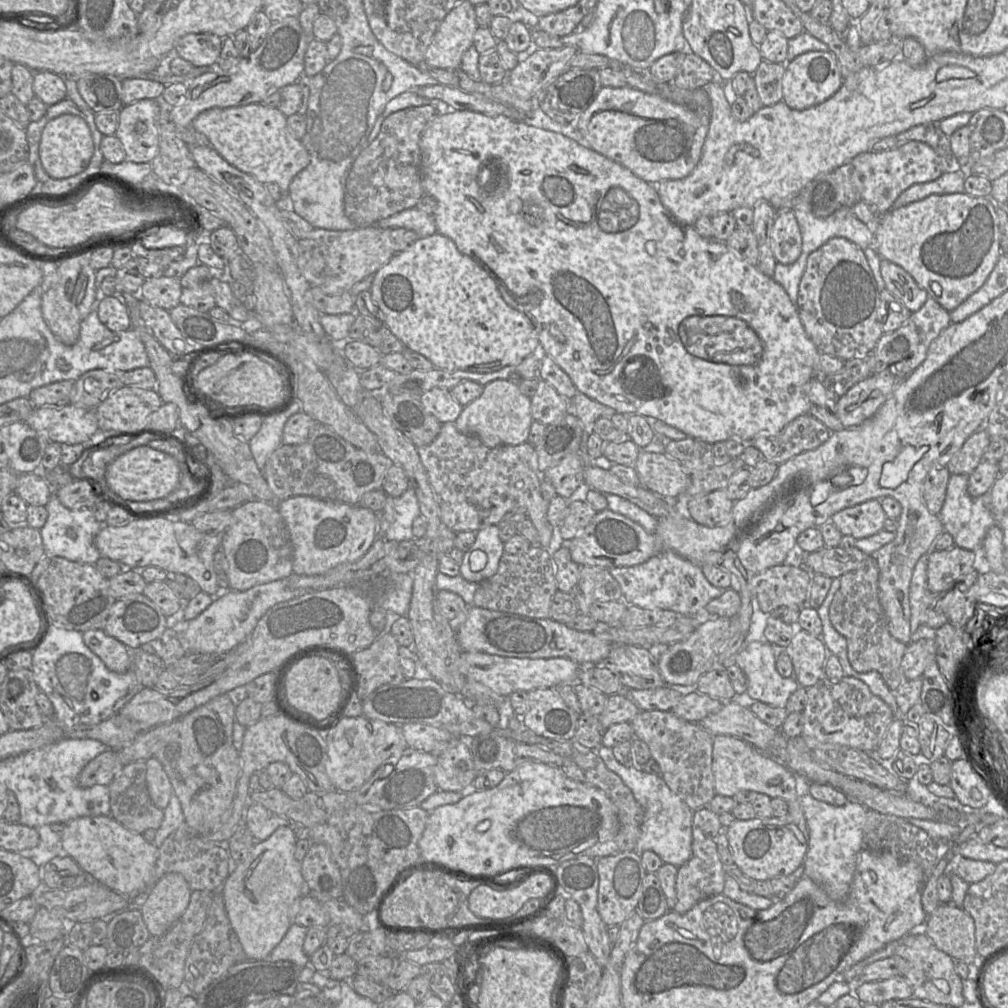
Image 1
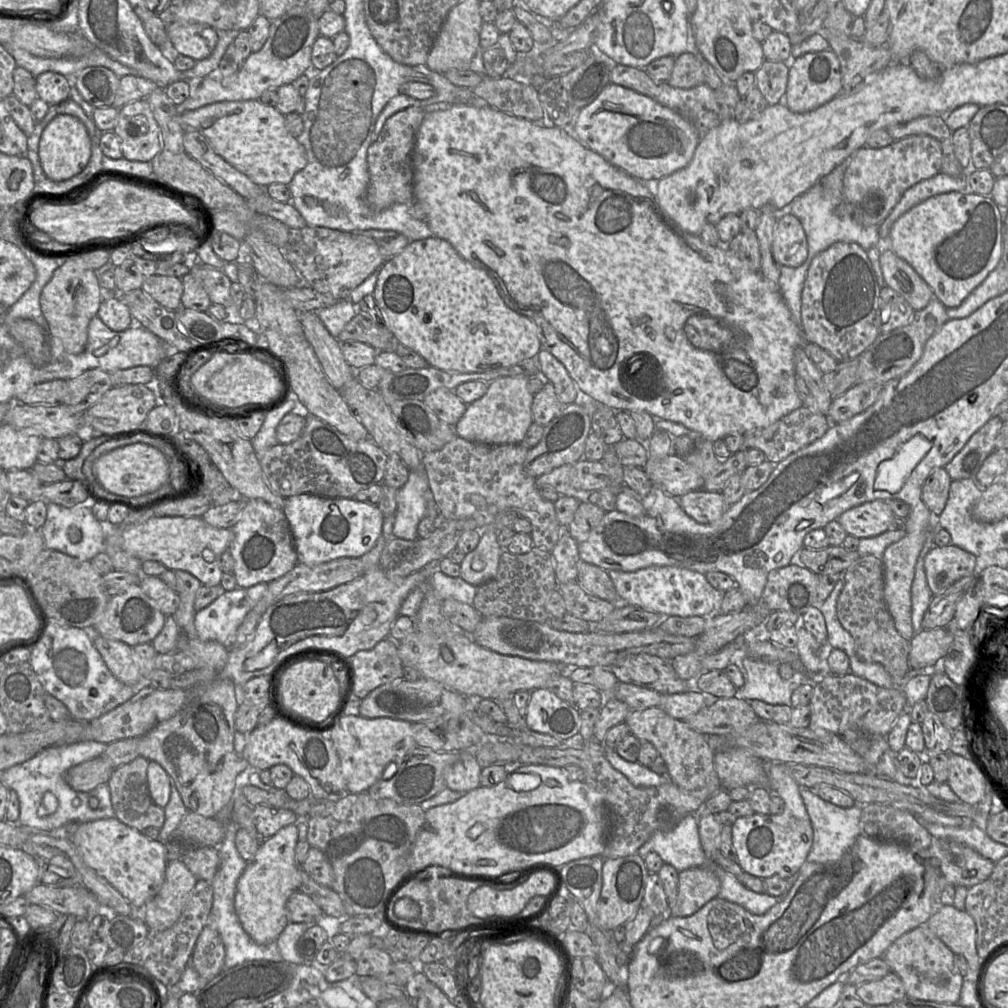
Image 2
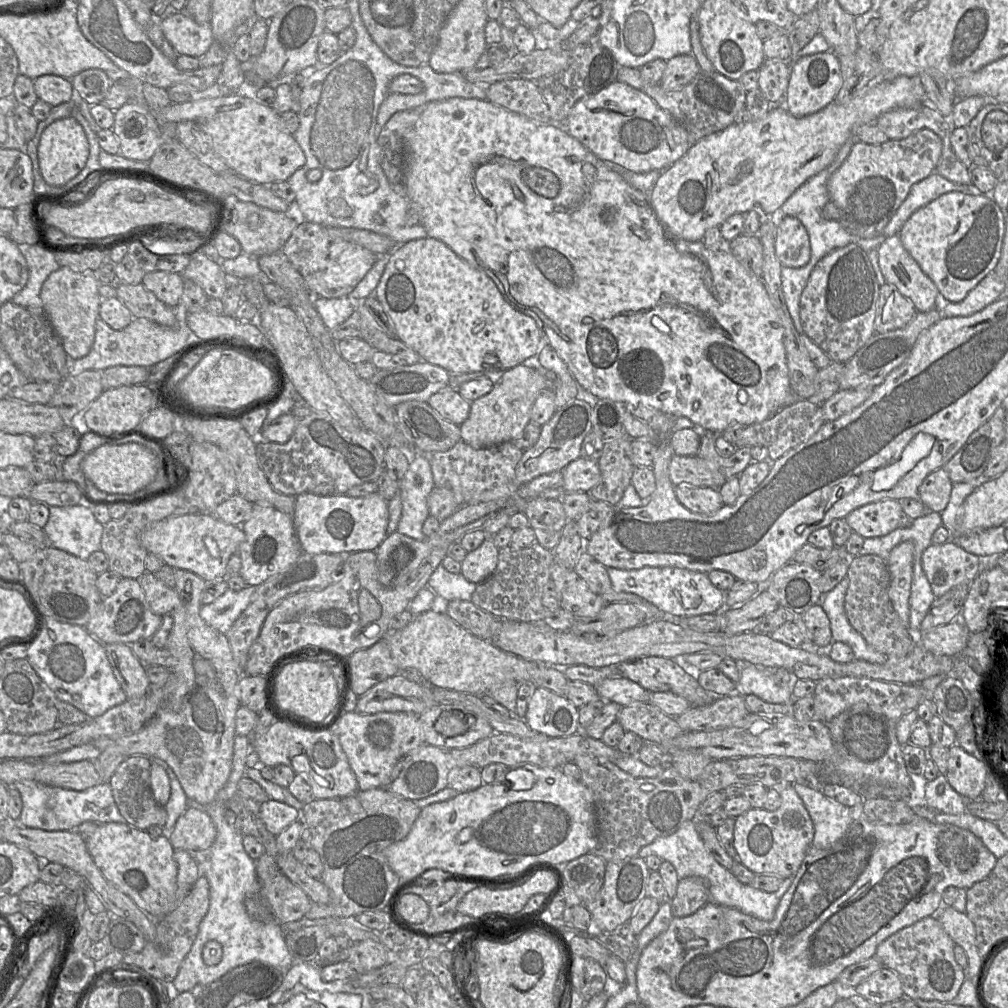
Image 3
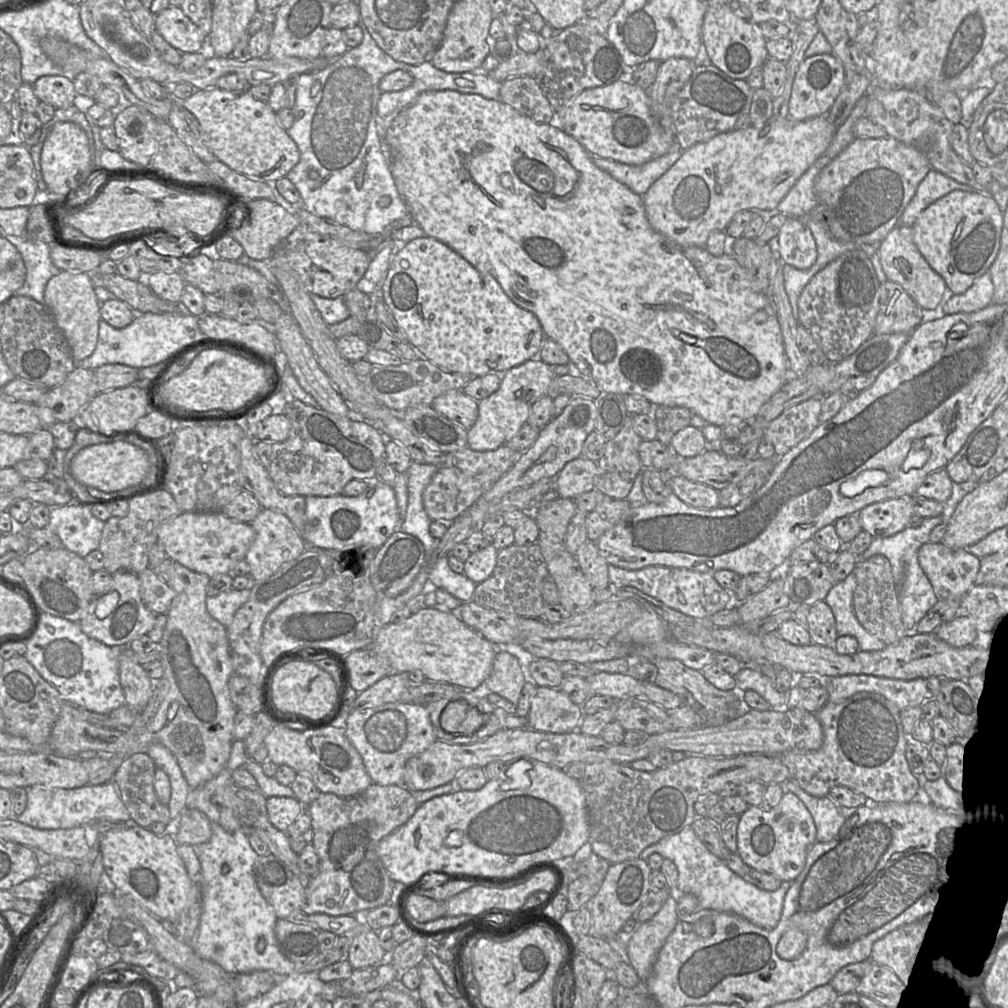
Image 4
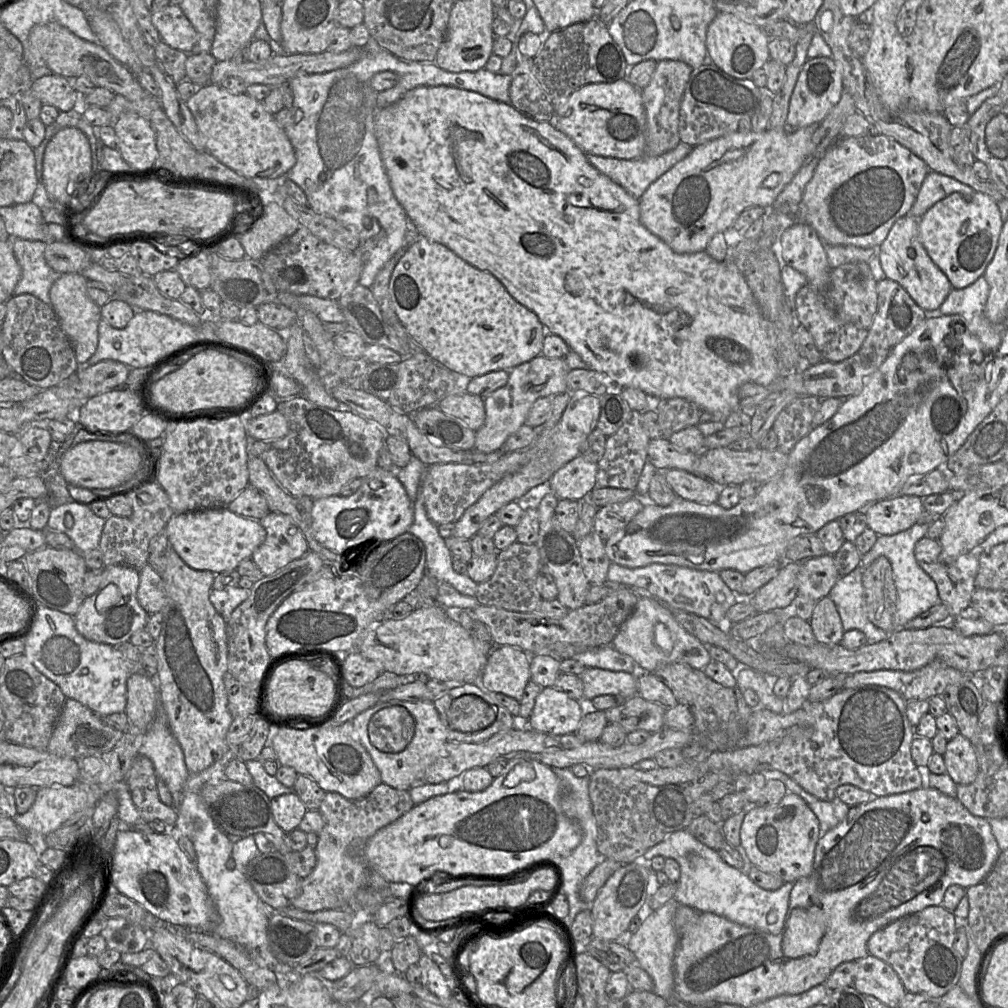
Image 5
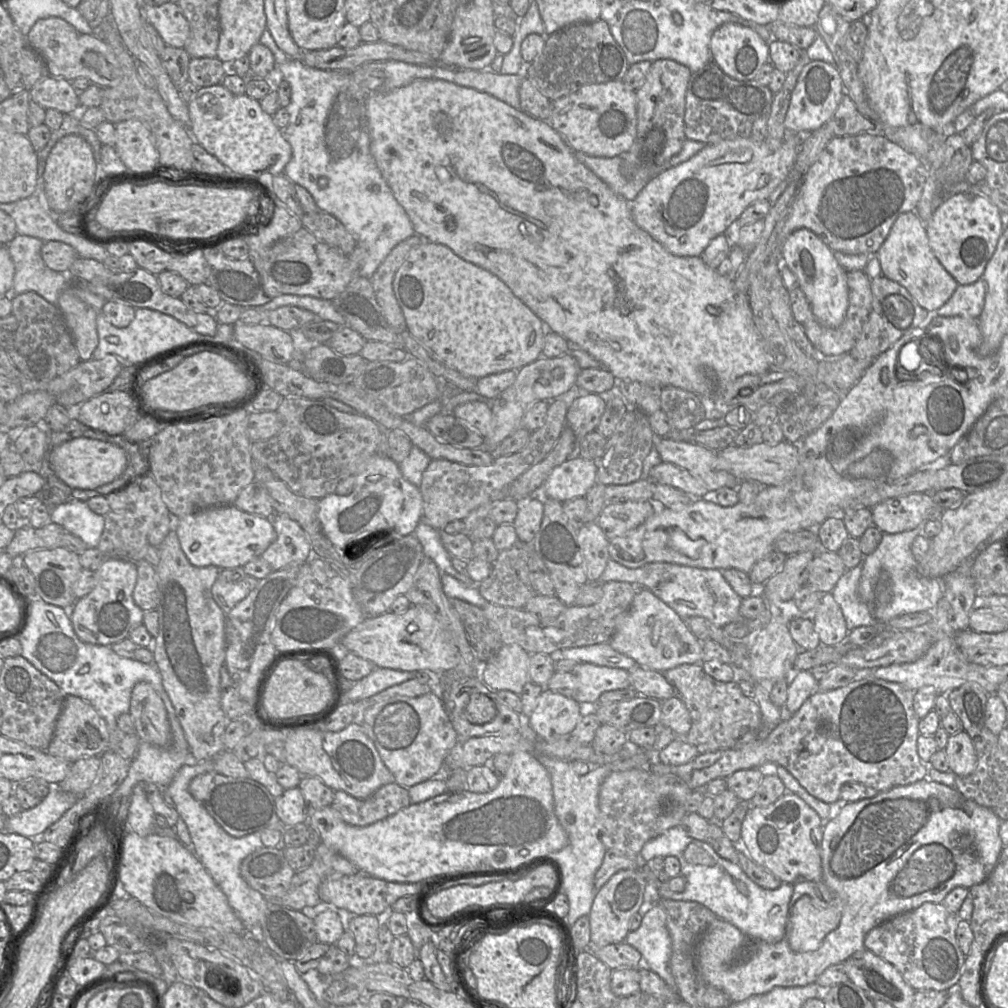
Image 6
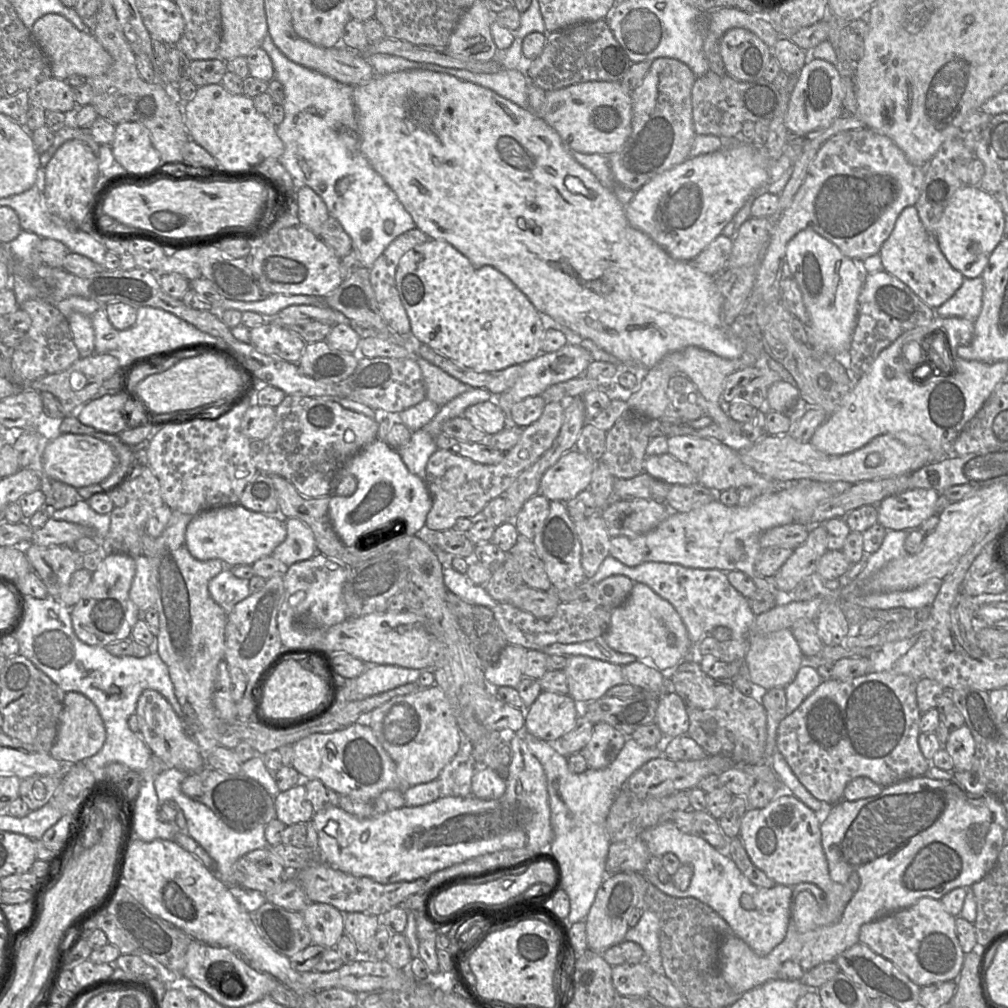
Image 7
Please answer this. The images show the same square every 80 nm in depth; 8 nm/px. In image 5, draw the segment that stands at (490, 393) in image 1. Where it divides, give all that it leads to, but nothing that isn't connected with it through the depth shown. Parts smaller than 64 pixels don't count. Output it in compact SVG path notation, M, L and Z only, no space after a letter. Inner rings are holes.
M541 355L511 369L506 385L483 398L485 422L475 431L475 451L491 453L501 450L506 439L525 424L537 399L567 392L566 376L569 371L564 358L549 359Z

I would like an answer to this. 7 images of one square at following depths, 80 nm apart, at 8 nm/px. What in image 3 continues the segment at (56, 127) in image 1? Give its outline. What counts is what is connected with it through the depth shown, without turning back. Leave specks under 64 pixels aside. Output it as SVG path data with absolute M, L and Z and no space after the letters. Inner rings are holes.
M73 117L52 122L43 131L38 145L40 173L47 184L63 186L85 167L89 157L89 143L81 124Z

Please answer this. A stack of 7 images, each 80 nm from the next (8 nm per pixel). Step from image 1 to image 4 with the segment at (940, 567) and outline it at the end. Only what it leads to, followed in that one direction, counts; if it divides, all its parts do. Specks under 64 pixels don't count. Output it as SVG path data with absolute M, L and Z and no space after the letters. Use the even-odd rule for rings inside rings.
M942 542L922 545L918 560L938 600L963 598L975 584L980 569L980 558L966 549L951 549Z

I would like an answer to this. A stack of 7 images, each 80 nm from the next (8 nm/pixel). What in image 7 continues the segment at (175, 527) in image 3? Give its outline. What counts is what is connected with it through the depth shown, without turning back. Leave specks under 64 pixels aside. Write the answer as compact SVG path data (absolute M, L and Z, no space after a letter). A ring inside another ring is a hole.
M240 504L224 505L202 511L189 522L185 539L190 554L201 561L220 559L227 567L252 565L271 556L287 536L283 517L248 510Z

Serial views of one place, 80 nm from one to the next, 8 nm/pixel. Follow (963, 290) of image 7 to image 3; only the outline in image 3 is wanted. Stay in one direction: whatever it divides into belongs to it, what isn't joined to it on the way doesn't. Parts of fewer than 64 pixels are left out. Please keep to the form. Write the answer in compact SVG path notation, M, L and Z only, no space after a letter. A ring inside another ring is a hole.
M994 271L988 273L960 302L945 302L942 318L971 316L989 304L1000 299L1005 292L1005 284Z

